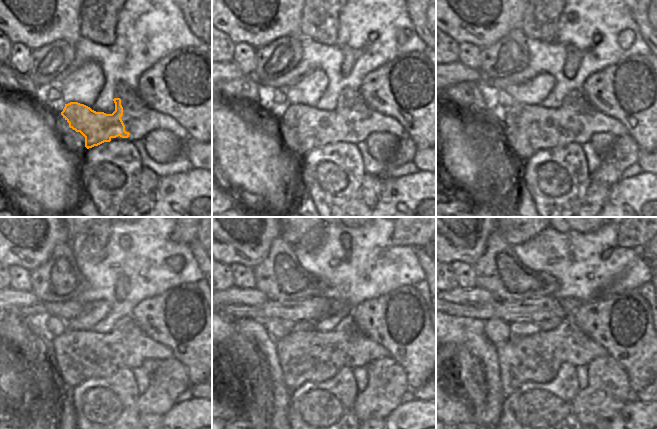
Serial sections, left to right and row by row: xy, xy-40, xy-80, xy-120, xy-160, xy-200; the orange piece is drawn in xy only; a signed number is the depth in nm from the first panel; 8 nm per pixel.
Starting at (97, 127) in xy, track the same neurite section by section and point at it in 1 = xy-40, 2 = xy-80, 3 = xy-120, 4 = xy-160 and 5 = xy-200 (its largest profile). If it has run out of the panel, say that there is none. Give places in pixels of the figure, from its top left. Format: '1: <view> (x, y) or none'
1: xy-40 (313, 128)
2: xy-80 (526, 129)
3: xy-120 (80, 355)
4: xy-160 (305, 356)
5: xy-200 (536, 358)

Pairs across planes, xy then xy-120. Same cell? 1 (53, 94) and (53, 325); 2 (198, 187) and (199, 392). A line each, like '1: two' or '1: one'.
1: one
2: two

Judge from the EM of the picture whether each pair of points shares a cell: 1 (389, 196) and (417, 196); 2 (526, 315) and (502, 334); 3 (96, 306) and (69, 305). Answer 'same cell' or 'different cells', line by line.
1: same cell
2: different cells
3: different cells

